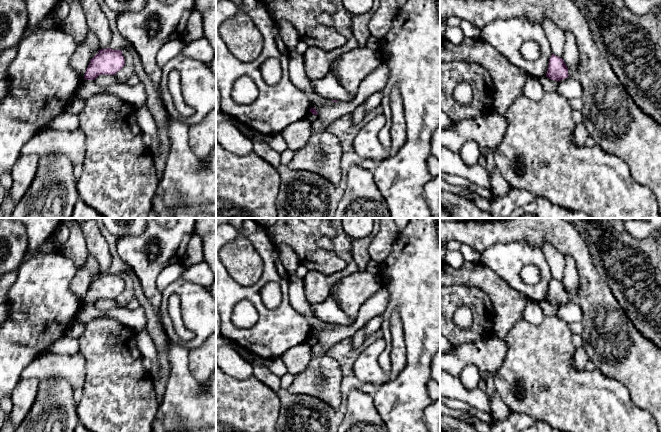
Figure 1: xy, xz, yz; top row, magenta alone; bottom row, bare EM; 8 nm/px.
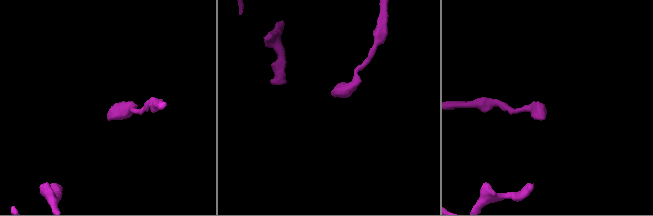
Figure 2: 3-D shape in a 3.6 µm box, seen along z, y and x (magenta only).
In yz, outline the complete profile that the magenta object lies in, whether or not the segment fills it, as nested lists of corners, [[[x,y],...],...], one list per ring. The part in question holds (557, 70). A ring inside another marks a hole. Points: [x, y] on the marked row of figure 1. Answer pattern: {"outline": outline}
{"outline": [[[554,54],[549,59],[548,70],[546,77],[551,80],[561,81],[569,76],[568,68],[564,63],[564,60]]]}

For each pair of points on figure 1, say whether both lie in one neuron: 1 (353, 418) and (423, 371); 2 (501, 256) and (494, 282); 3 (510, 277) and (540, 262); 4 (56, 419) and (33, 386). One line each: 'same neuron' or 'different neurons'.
1: different neurons
2: different neurons
3: same neuron
4: different neurons

